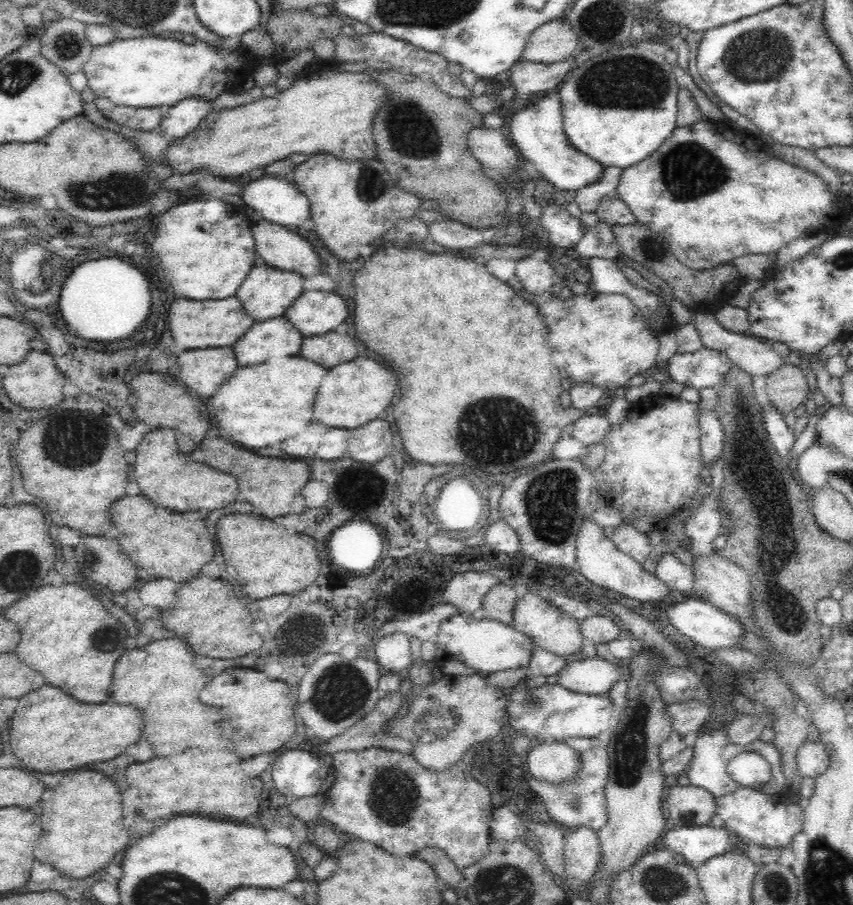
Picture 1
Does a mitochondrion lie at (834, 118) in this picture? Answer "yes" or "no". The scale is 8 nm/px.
no

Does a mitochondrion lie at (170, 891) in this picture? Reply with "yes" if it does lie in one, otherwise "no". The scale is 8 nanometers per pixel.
yes

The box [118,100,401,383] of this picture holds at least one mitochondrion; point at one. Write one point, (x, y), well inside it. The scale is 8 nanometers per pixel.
(372, 186)

